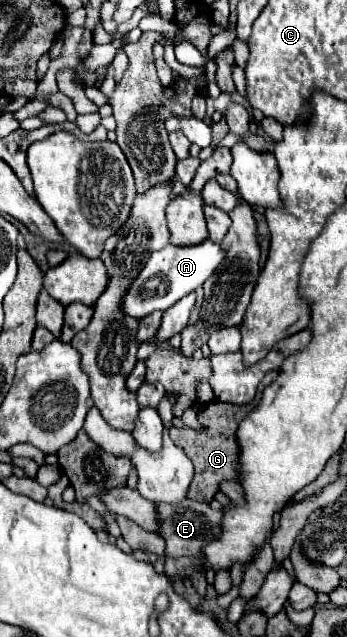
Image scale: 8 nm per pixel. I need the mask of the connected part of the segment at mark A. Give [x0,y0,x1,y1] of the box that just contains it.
[122,238,226,318]

